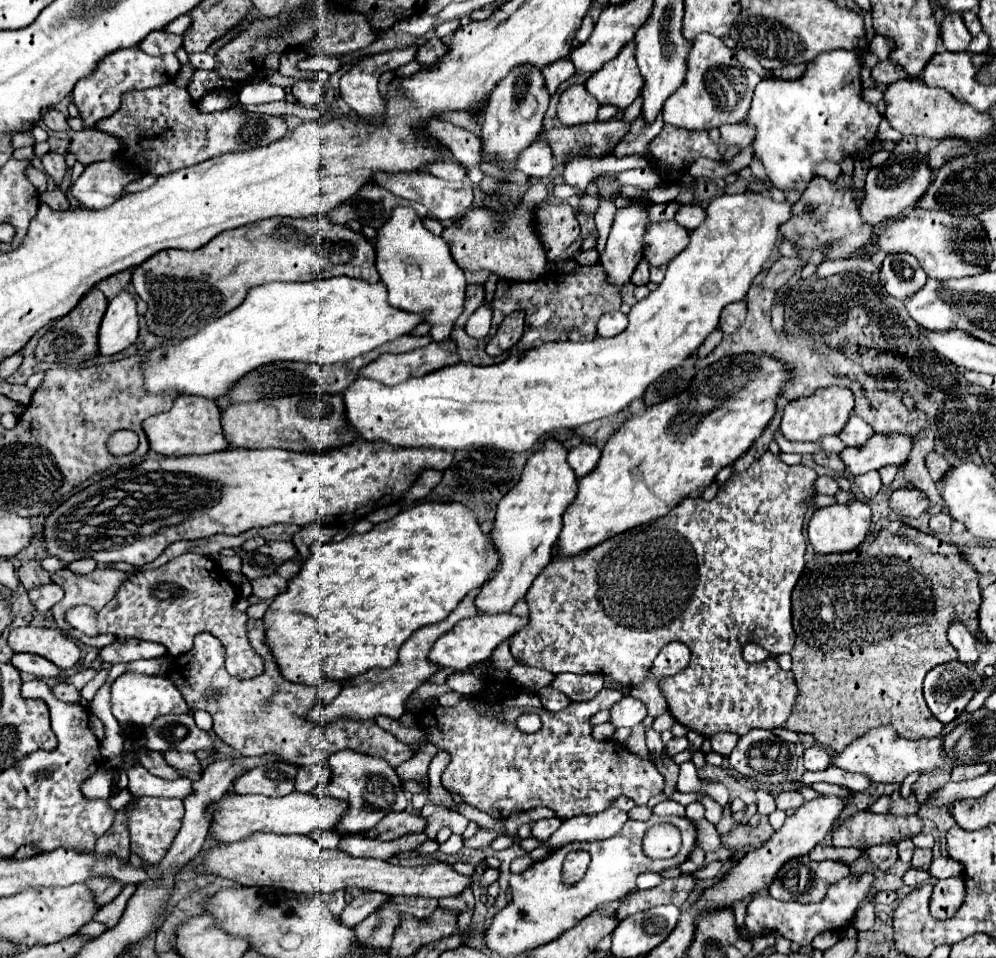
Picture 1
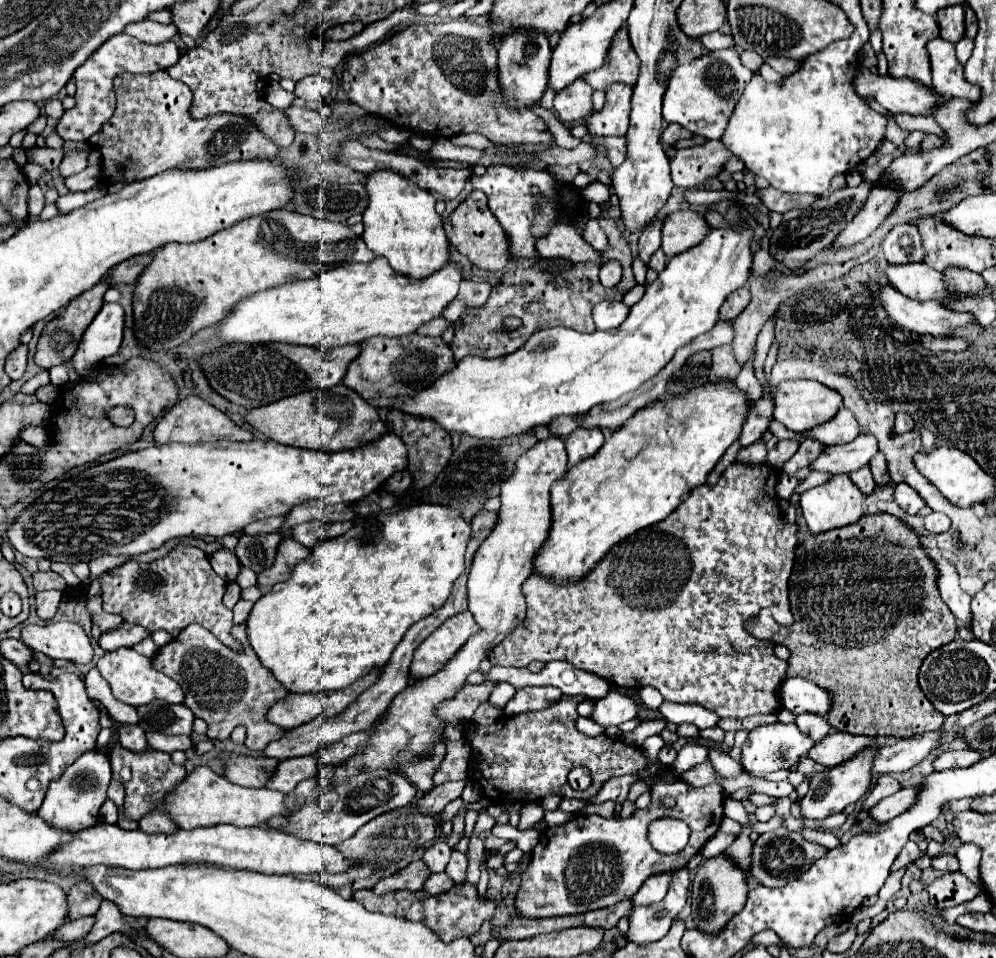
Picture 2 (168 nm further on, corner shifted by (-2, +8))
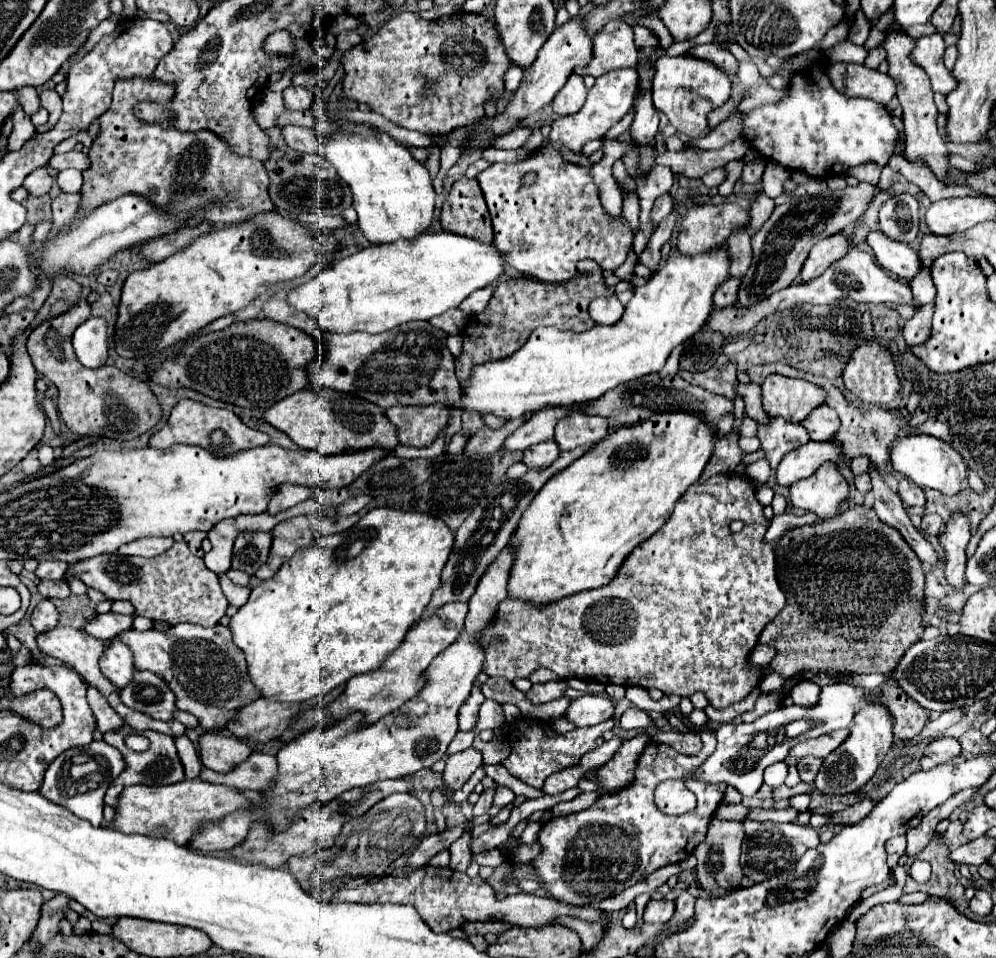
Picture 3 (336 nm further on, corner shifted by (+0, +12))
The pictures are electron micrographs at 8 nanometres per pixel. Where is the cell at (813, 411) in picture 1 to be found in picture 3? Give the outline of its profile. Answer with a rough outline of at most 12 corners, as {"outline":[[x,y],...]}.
{"outline":[[770,374],[762,382],[768,416],[802,422],[824,390]]}

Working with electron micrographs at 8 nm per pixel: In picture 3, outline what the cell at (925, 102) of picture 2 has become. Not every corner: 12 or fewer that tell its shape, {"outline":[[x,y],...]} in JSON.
{"outline":[[828,64],[840,94],[886,106],[896,92],[888,74],[864,64]]}

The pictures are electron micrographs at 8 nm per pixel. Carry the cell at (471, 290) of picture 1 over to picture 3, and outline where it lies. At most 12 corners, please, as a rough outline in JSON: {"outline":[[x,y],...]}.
{"outline":[[594,260],[564,284],[496,286],[470,318],[456,376],[520,350],[534,328],[584,332],[612,296]]}

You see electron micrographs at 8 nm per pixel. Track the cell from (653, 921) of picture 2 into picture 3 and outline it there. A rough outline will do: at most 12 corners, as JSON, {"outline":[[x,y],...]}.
{"outline":[[650,900],[644,922],[668,922],[674,914],[674,900]]}

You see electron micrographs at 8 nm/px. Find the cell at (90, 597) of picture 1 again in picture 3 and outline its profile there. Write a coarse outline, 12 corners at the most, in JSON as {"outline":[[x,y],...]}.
{"outline":[[40,562],[34,574],[40,580],[62,580],[66,562]]}

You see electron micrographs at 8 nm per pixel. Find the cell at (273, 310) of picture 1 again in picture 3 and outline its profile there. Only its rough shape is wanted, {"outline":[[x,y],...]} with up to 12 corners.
{"outline":[[446,230],[366,246],[288,302],[324,332],[458,308],[504,256]]}

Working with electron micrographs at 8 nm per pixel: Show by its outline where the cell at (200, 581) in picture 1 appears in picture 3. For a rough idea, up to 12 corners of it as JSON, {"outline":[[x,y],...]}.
{"outline":[[184,542],[154,558],[118,552],[68,564],[138,616],[216,626],[218,576]]}

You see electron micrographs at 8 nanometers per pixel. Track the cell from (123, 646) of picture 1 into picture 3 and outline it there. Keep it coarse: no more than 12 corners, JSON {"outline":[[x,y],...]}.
{"outline":[[108,612],[90,618],[82,630],[112,640],[132,628],[132,616]]}

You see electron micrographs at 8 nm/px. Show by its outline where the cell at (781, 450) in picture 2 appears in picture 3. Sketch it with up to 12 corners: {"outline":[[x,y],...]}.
{"outline":[[820,404],[802,424],[812,440],[830,440],[840,418]]}

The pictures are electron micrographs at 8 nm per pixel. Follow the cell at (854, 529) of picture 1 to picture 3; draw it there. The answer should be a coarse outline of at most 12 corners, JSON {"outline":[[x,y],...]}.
{"outline":[[834,462],[790,486],[794,508],[834,518],[848,482]]}

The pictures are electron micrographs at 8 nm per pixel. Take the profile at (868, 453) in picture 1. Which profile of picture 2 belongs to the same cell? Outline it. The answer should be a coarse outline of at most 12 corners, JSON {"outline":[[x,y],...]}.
{"outline":[[874,436],[826,446],[810,468],[850,474],[880,452]]}

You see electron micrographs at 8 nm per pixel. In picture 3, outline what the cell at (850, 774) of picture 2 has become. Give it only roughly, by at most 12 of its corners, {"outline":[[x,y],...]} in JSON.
{"outline":[[866,702],[824,758],[816,788],[860,790],[894,742],[894,718]]}

